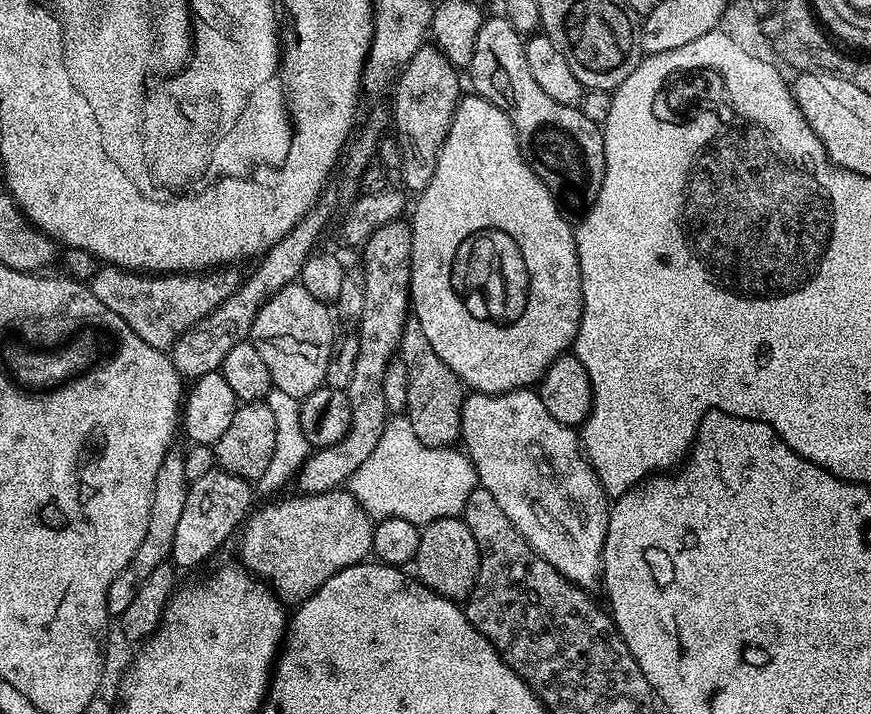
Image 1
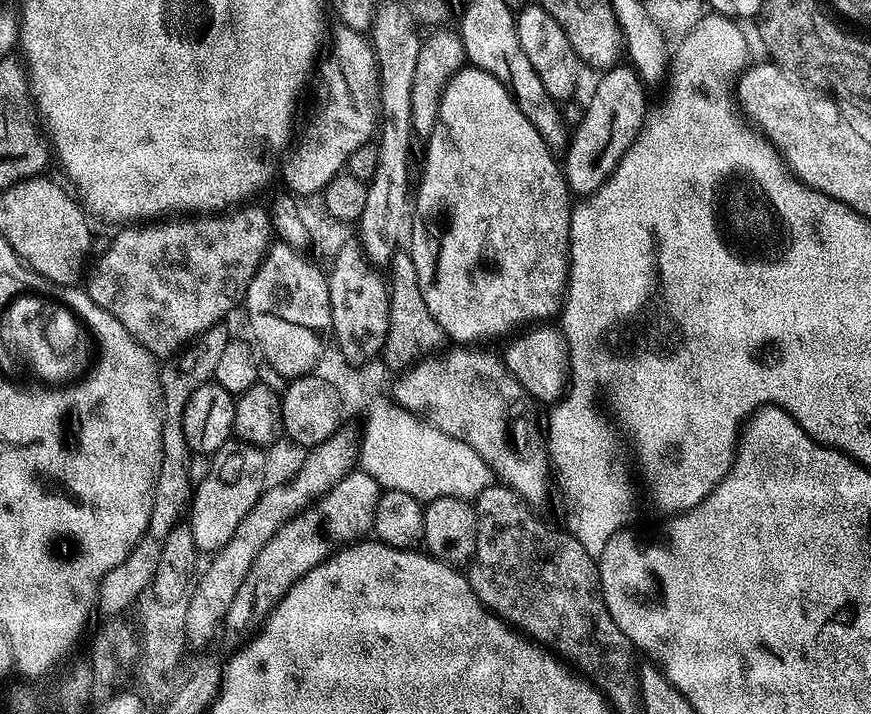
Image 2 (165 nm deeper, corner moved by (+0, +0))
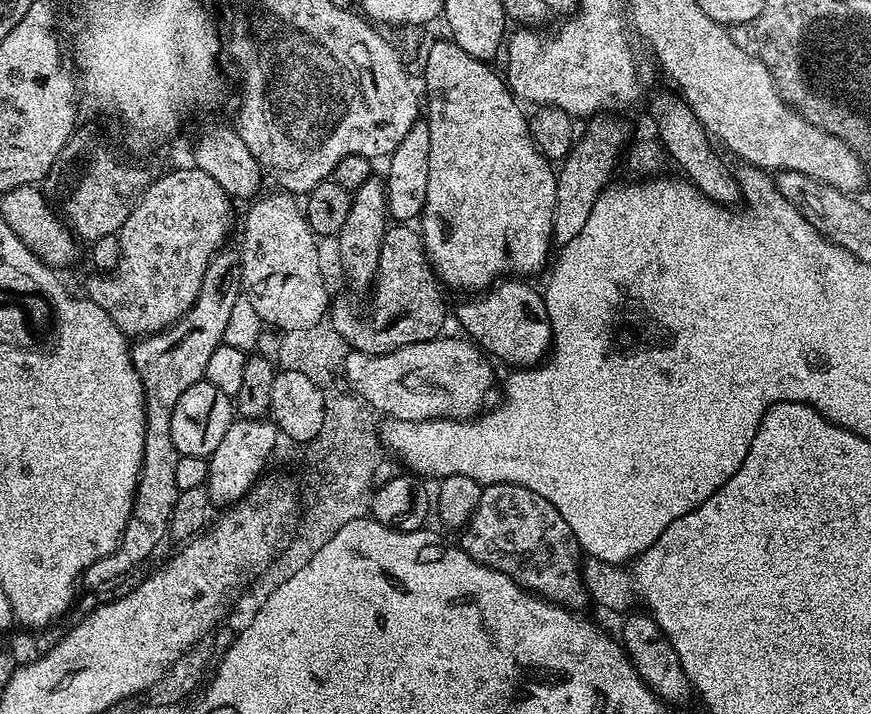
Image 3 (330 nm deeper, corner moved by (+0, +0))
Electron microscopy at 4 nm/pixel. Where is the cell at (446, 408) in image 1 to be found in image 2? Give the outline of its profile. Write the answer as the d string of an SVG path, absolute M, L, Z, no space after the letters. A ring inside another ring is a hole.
M411 251L397 252L390 265L390 271L390 326L386 334L382 359L393 370L407 370L414 362L439 353L445 347L443 344L446 344L446 337L442 326L438 326L434 314L430 314L426 302L422 299L422 290L418 286L418 270L414 270Z

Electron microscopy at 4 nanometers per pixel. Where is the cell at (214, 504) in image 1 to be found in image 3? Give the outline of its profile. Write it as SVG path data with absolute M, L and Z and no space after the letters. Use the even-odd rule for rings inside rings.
M233 419L232 424L220 435L218 446L207 457L208 483L206 485L208 499L213 505L231 506L243 500L244 495L254 486L254 477L263 464L264 456L273 445L277 427L271 419L257 420Z

